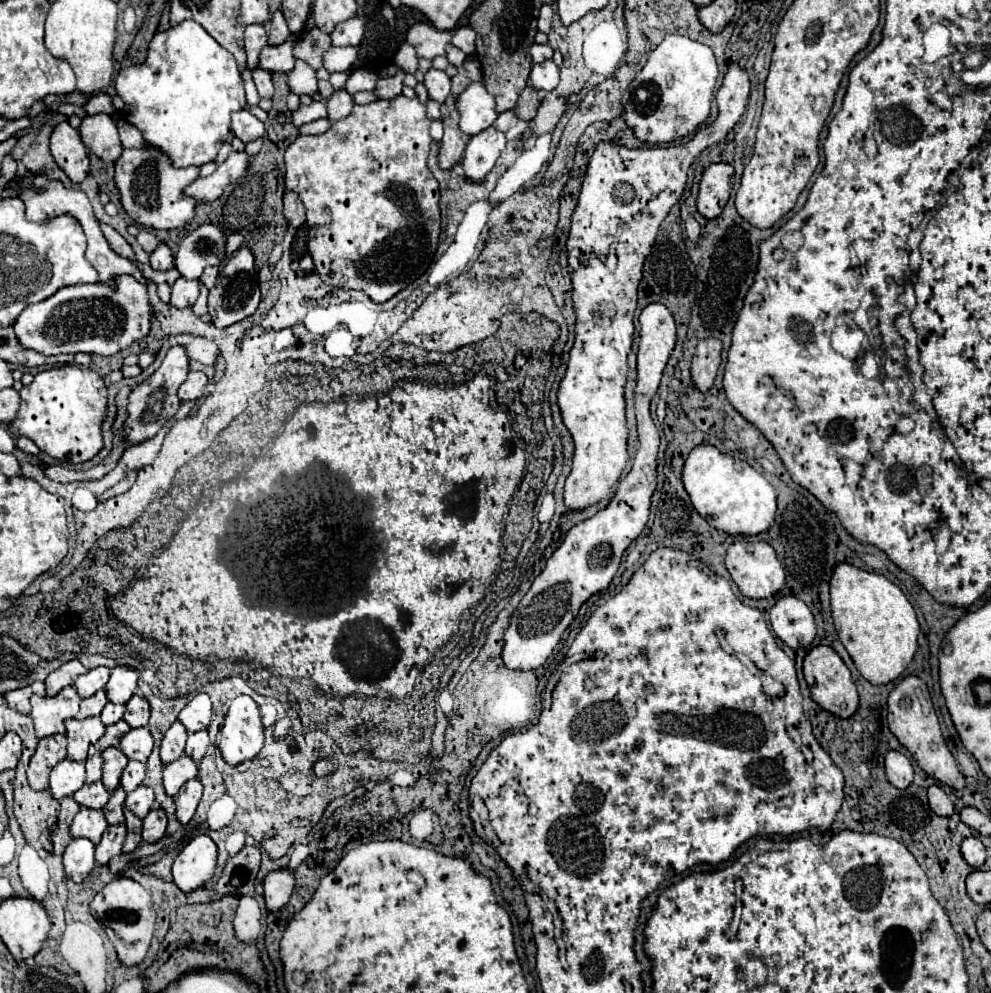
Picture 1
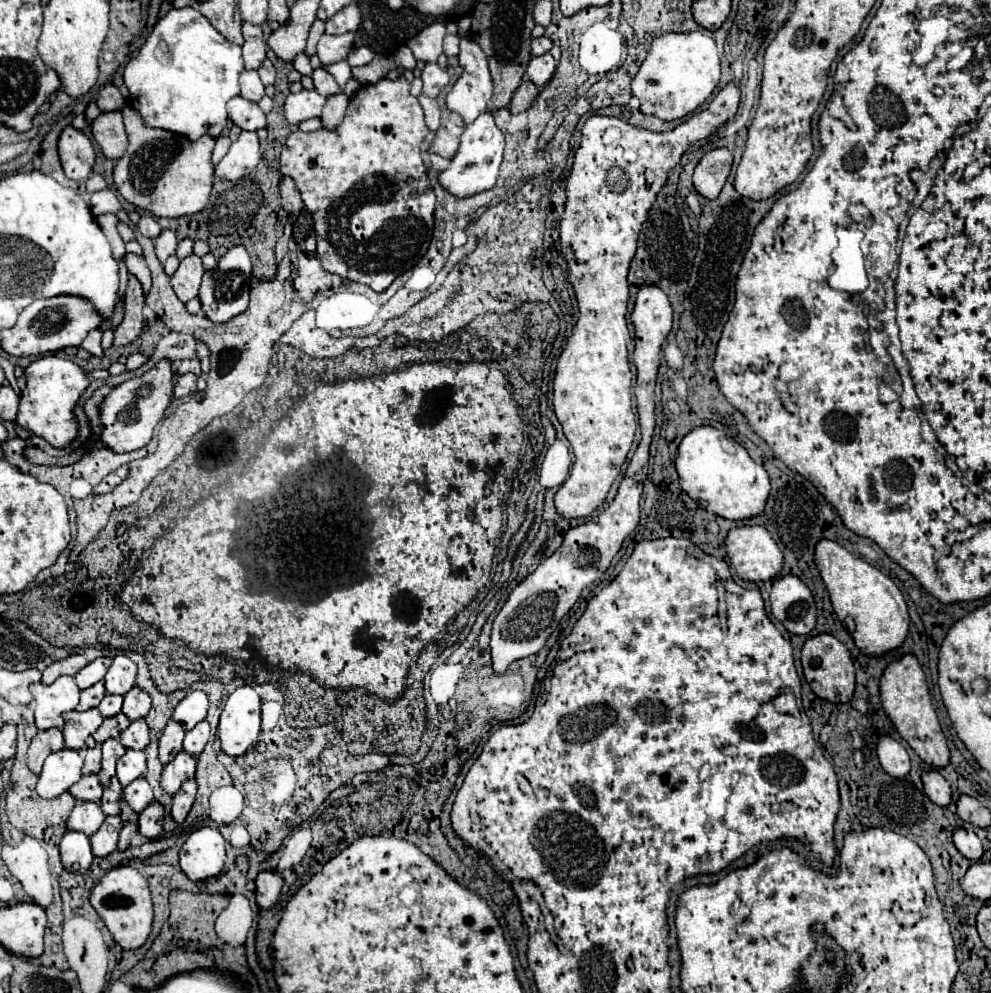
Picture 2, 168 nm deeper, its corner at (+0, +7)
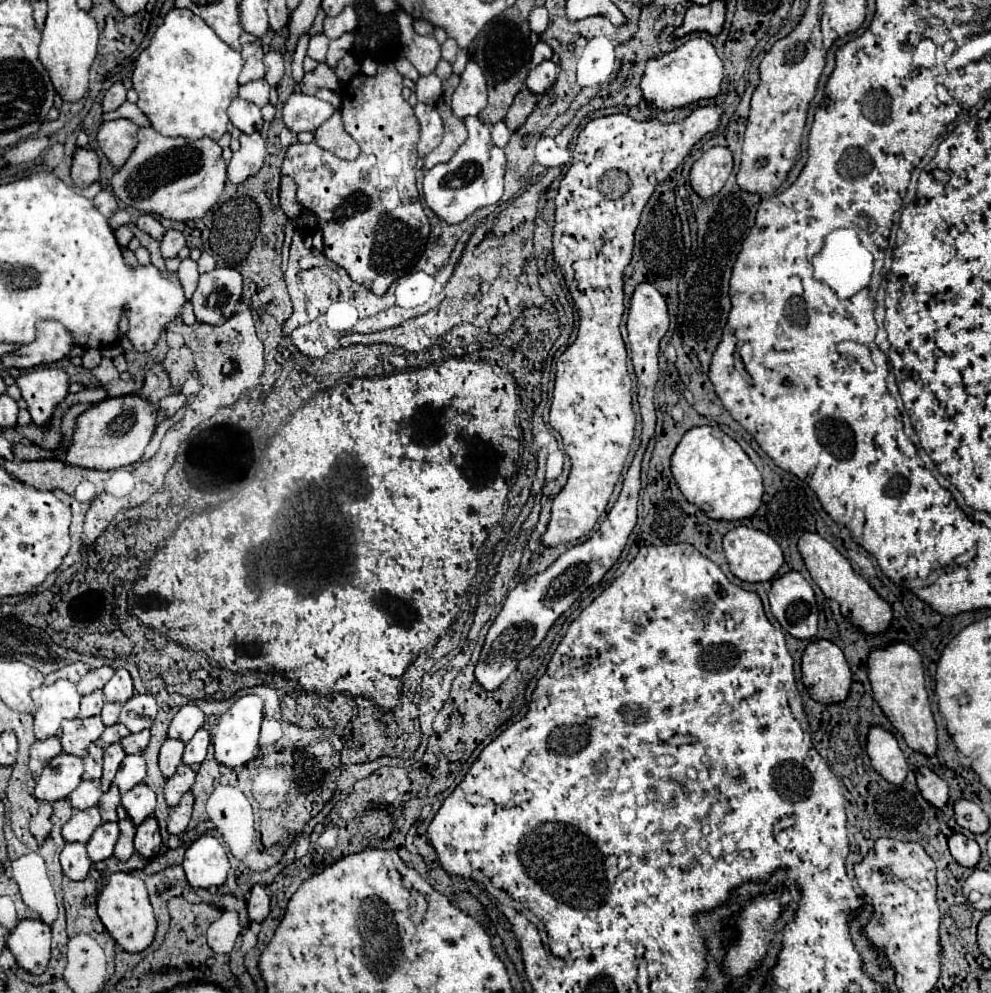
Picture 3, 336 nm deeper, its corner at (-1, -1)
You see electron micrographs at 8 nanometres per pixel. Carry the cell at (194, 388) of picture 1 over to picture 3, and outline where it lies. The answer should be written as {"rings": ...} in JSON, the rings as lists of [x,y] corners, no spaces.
{"rings":[[[173,393],[173,395],[167,395],[167,397],[163,397],[163,399],[159,401],[157,413],[167,419],[167,417],[175,415],[183,405],[185,405],[185,395],[183,395],[183,393]]]}

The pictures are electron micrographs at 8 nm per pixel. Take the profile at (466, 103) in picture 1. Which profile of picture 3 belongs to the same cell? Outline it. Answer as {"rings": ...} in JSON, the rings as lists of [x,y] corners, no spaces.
{"rings":[[[469,61],[461,83],[453,93],[453,113],[463,119],[467,115],[479,115],[479,111],[487,105],[487,83],[481,73],[481,67],[475,61]]]}

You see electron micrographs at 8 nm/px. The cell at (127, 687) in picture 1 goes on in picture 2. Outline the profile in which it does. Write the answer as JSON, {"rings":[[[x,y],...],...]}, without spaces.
{"rings":[[[116,655],[112,667],[108,669],[104,677],[106,691],[112,695],[126,695],[134,687],[134,677],[136,677],[136,663],[128,659],[126,655]]]}

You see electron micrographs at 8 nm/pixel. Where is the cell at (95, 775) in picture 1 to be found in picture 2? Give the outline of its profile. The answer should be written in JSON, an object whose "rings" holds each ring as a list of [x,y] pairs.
{"rings":[[[96,743],[96,749],[92,749],[92,747],[86,749],[86,761],[84,761],[82,771],[84,771],[84,775],[100,771],[100,745],[98,743]]]}

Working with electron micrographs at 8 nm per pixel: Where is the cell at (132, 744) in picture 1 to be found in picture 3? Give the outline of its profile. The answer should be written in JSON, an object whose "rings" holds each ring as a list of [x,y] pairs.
{"rings":[[[144,729],[141,733],[135,735],[127,735],[121,739],[121,745],[125,749],[125,753],[141,753],[150,741],[150,730]]]}

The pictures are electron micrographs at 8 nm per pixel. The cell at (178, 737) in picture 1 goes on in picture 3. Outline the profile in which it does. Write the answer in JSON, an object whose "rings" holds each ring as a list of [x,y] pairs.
{"rings":[[[167,739],[163,745],[161,745],[161,751],[159,751],[159,769],[161,773],[169,779],[175,769],[179,767],[181,763],[181,757],[183,757],[183,749],[185,745],[179,741],[179,739]]]}

